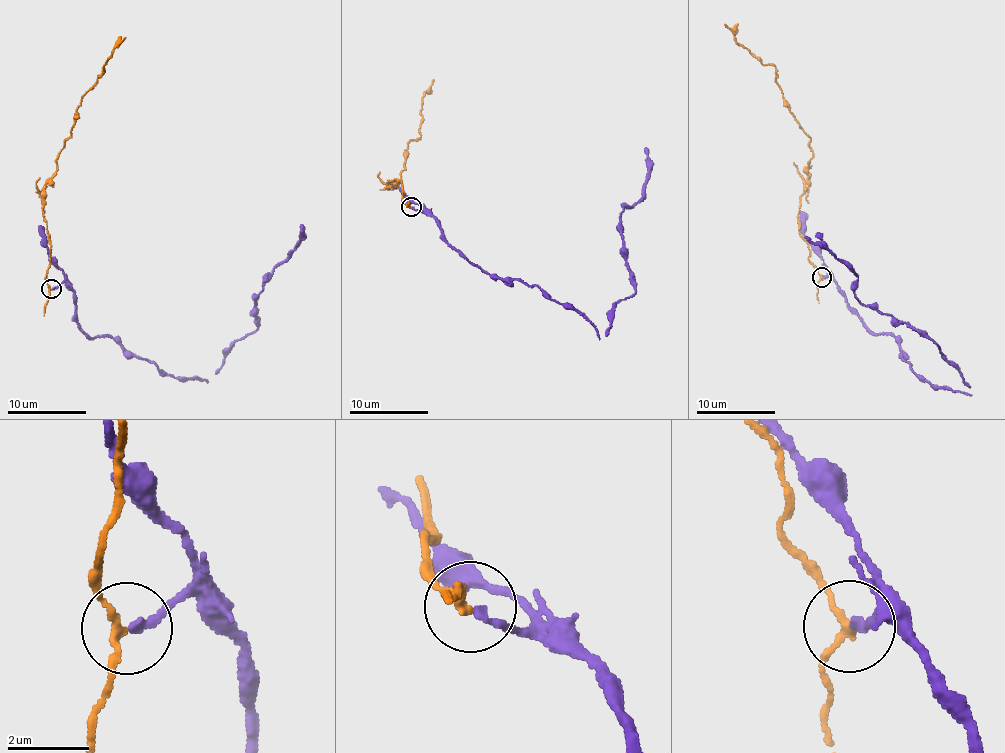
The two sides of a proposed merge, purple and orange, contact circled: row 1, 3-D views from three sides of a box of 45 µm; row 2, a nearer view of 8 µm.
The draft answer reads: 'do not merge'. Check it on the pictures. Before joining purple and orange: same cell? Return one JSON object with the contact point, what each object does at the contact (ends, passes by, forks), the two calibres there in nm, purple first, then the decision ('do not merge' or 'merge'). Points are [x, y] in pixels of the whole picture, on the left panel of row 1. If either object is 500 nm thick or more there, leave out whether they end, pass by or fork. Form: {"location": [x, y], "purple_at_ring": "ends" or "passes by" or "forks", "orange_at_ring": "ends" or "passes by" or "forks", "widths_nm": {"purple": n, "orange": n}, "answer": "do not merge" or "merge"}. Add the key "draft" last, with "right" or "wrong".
{"location": [51, 289], "purple_at_ring": "ends", "orange_at_ring": "passes by", "widths_nm": {"purple": 200, "orange": 160}, "answer": "do not merge", "draft": "right"}

